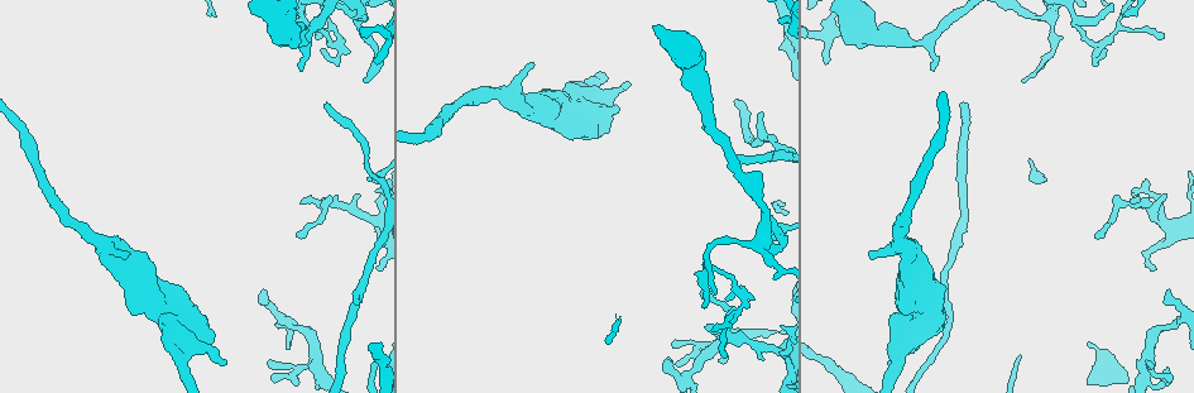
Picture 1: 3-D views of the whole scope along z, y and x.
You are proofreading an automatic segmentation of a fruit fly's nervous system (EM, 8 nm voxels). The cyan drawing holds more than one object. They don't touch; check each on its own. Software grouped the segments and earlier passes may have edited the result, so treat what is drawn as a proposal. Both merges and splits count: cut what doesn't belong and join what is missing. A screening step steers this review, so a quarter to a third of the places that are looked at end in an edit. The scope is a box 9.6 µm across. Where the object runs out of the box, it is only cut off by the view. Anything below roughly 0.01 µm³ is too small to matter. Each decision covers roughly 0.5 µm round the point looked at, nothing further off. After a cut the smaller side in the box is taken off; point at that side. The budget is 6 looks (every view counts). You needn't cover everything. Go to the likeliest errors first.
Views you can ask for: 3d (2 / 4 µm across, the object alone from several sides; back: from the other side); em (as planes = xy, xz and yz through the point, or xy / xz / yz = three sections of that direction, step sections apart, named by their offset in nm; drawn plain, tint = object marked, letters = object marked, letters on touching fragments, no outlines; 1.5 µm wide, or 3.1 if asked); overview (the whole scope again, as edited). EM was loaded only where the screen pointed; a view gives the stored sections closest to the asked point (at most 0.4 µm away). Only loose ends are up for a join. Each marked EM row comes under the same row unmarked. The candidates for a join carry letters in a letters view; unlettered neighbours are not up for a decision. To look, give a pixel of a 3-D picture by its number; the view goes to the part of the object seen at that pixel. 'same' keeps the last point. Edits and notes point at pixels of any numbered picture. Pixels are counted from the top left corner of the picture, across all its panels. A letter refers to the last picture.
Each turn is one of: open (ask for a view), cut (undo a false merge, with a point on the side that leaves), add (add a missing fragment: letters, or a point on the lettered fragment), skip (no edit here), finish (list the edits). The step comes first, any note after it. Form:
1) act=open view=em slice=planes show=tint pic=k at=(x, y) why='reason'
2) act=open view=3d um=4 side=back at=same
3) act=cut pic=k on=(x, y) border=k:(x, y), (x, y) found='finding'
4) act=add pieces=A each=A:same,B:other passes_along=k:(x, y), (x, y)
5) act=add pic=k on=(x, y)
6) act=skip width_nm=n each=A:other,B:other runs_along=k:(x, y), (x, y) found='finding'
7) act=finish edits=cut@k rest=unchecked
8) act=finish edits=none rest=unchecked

act=open view=3d um=2 pic=1 at=(324, 106) why='tapers out'

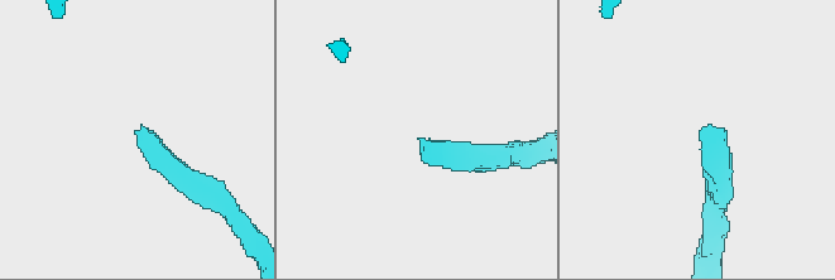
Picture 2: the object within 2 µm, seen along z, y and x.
act=open view=em slice=xz step=8 show=tint pic=2 at=(143, 128) why='shape alone is not enough'

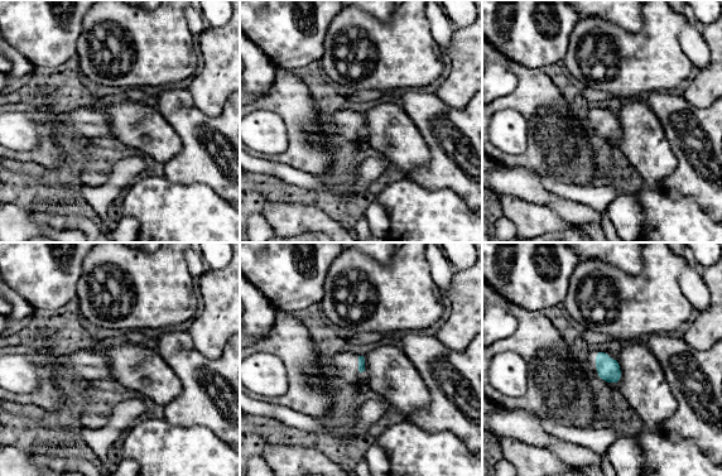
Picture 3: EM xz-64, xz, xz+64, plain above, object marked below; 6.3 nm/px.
act=open view=em slice=xy step=8 show=letters at=same

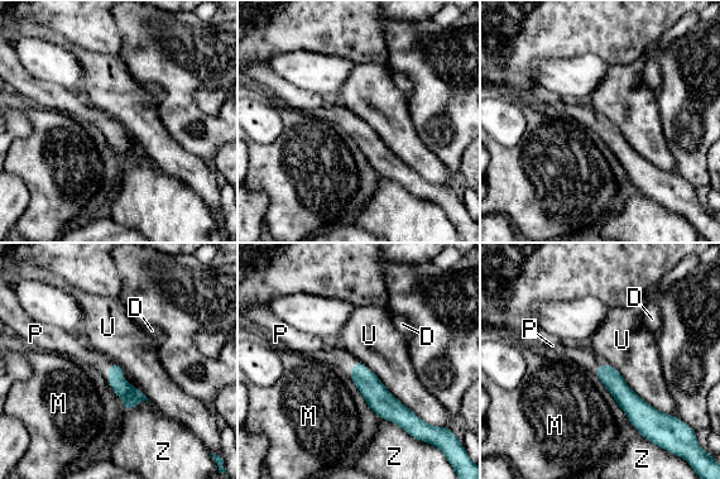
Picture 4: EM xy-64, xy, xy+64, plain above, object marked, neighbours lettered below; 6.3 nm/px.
act=add pic=4 on=(326, 351) width_nm=110 longest_contact=U:550nm each=D:other,M:other,P:same,U:other,Z:other found='it goes on there'

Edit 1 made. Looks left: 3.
act=open view=overview

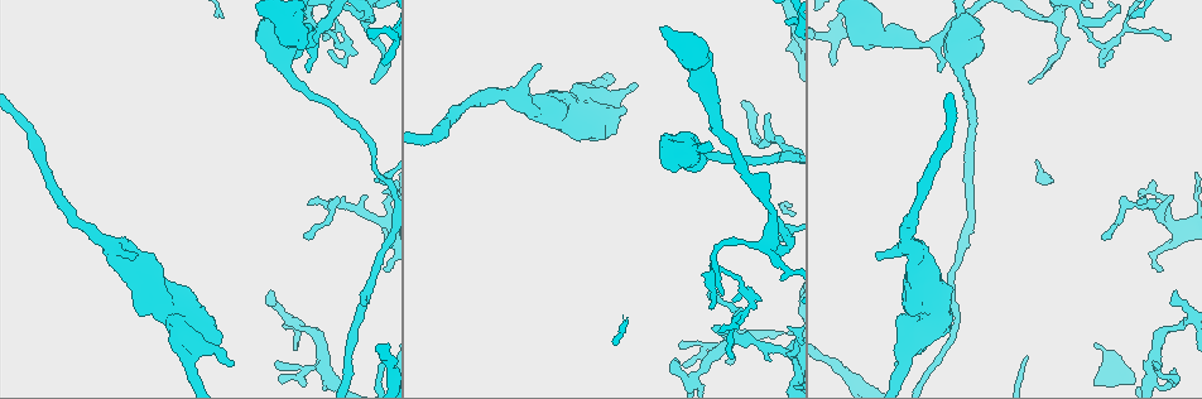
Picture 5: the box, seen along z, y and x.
act=open view=3d um=2 pic=5 at=(200, 350)

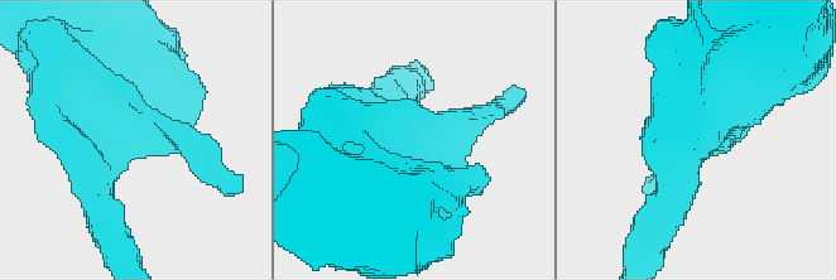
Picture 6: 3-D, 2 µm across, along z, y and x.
act=open view=em slice=planes show=letters pic=6 at=(139, 136)

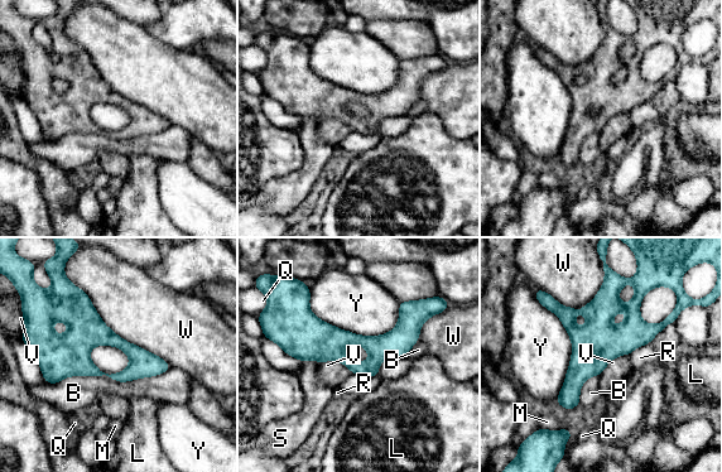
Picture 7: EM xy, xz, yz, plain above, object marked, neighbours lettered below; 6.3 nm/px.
act=skip longest_contact=W:850nm each=B:other,L:other,M:other,Q:other,R:other,S:other,V:other,W:other,Y:other border=7:(308, 288), (343, 330), (398, 323) found='one neuron here'

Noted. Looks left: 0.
act=finish edits=add@4 rest=unchecked

